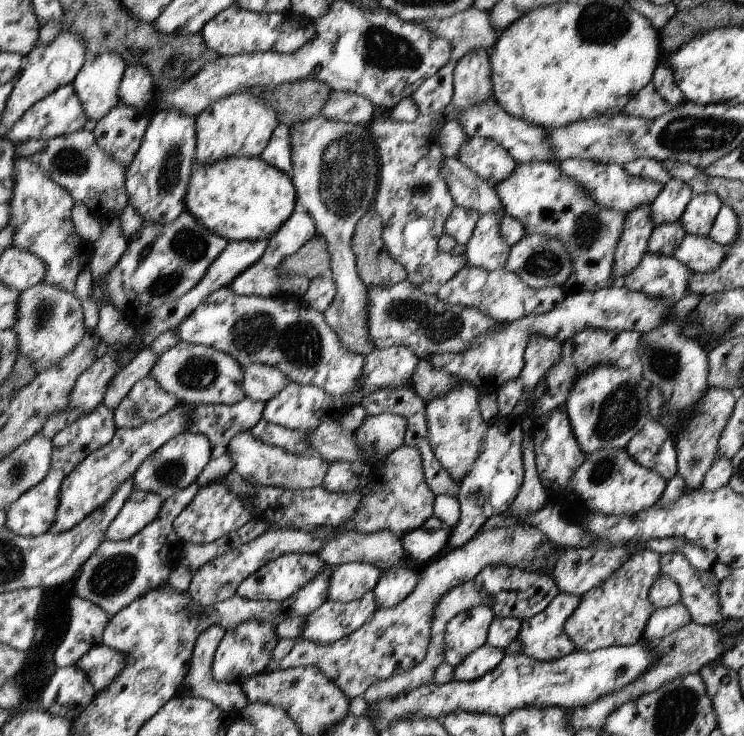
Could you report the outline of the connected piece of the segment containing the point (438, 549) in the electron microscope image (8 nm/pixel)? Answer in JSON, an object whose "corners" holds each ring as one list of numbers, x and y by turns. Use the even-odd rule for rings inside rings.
{"corners":[[420,526,417,529,405,532,401,538,408,560,418,560,427,564,439,557,448,545,450,531,442,526,439,529,425,529]]}

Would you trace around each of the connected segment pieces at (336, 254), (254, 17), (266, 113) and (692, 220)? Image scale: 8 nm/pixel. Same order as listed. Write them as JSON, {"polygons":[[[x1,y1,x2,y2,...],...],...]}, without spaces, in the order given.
{"polygons":[[[318,115,305,121,292,123,290,126,291,144,291,179,296,189,297,202,309,210,316,225,317,235,327,242,330,253,330,274,335,280,337,293,334,300,324,313,325,321,338,335,340,344,350,352,364,355,370,354,376,346,370,340,367,329,367,286,360,280,355,265,355,254,351,240,356,225,364,214,373,208,373,200,379,183,379,152,371,132,370,125,355,125,352,123,332,120,324,115]],[[232,4,209,21,200,33,207,47,218,56,268,51,290,54,315,37,315,24,291,8,284,13,255,13]],[[243,90,230,96,218,99,215,103,207,106,197,116,197,150,196,161,200,165,212,165,228,157,259,157,260,153,266,148,274,129,278,126,275,110,266,106,262,97,256,96,256,92,265,90]],[[712,193,693,195,679,220,688,235,708,237,723,203]]]}

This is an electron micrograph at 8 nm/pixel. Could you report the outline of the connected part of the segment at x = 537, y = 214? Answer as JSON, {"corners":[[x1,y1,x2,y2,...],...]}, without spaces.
{"corners":[[532,161,531,163,517,163,516,168,512,171,511,176,505,181,498,183,495,186,495,189,497,190,502,204,505,206,504,214,510,215,512,218,519,220,524,225,526,235,545,234,548,237,556,237,565,246,569,260,571,261,572,271,569,272,566,282,562,287,560,287,564,294,574,294,578,291,594,292,606,287,610,287,612,284,614,284,614,280,616,279,614,279,611,274,613,273,615,250,619,240,621,239,622,231,625,228,625,216,627,217,628,213,617,211,616,209,610,209,608,207,599,205,596,201,593,201,593,198,587,193,587,190,582,185,577,185,577,182,573,178,566,176,566,174,561,174,559,165,554,163,541,163,540,161]]}

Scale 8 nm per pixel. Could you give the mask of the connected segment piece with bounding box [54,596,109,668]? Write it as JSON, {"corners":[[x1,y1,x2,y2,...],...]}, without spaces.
{"corners":[[72,597,69,601,70,622,54,653,55,668,71,667,95,646,102,646,108,615,93,602]]}

